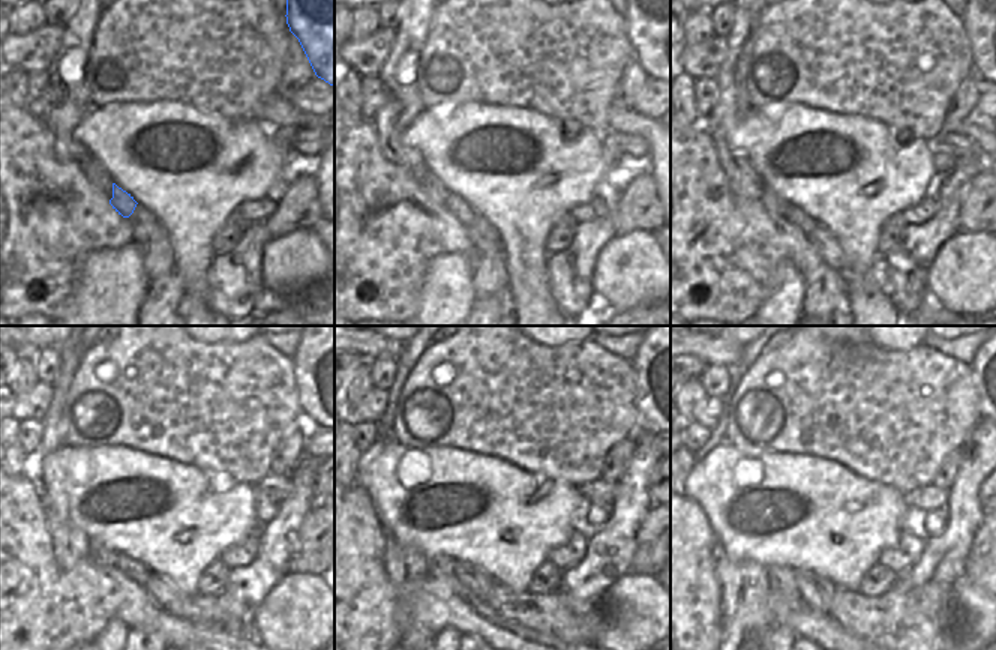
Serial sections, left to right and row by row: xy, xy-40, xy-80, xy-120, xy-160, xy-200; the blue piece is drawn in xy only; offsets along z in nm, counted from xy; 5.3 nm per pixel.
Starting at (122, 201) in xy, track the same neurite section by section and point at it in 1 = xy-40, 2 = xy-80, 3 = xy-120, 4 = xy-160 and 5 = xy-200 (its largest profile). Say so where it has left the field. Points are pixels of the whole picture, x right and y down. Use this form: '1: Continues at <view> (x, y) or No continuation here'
1: Continues at xy-40 (461, 209)
2: Continues at xy-80 (794, 215)
3: Continues at xy-120 (131, 568)
4: Continues at xy-160 (474, 580)
5: Continues at xy-200 (815, 592).

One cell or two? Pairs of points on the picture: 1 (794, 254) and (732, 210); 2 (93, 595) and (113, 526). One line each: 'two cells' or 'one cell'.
1: one cell
2: two cells

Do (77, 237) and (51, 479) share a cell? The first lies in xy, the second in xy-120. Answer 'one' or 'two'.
two

